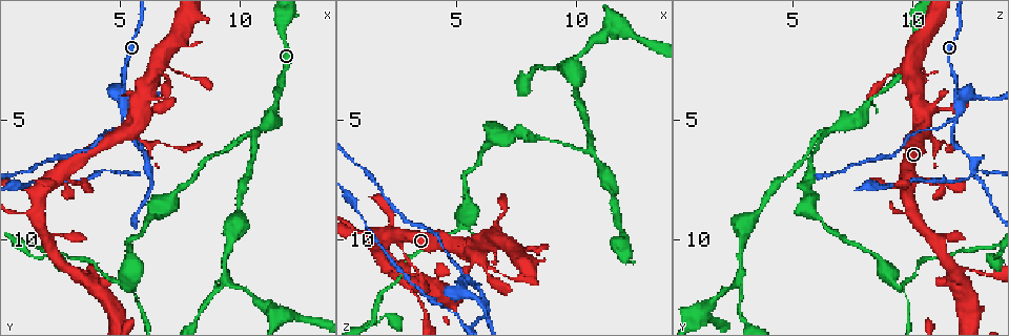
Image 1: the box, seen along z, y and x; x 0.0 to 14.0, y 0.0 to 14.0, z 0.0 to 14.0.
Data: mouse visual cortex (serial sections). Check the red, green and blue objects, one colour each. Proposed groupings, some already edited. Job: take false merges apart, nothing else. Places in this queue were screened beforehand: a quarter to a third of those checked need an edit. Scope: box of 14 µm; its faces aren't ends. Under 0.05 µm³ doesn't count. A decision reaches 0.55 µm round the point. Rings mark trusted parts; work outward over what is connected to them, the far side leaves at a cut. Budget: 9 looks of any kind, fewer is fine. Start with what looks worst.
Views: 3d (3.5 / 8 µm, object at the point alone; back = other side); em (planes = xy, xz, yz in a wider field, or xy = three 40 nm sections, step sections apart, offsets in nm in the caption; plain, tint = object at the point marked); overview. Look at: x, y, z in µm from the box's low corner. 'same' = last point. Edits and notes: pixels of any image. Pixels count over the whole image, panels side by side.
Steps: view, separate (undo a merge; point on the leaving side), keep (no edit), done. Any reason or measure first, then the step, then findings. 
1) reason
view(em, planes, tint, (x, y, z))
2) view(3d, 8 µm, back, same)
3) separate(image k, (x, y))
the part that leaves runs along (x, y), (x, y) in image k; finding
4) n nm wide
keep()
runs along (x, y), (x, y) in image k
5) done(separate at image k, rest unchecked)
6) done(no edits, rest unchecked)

sudden change in width
view(em, xy, step 2, tint, (5.1, 4.1, 11.9))

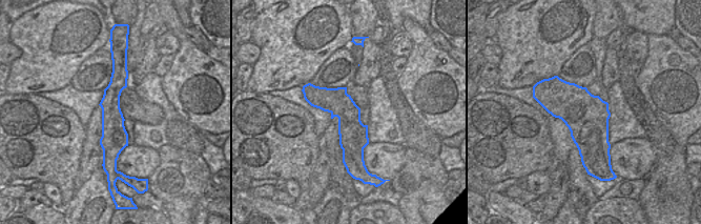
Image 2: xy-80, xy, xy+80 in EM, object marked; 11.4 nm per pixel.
view(3d, 3.5 µm, back, same)

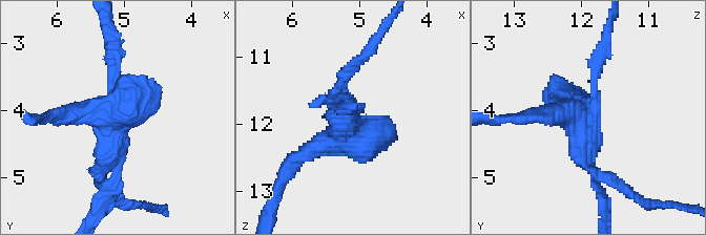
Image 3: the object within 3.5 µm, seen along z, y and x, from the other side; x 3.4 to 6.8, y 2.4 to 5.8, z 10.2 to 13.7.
separate(image 3, (555, 91))
two cells meet here

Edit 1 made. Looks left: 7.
arms part here
view(3d, 3.5 µm, (10.5, 5.6, 6.3))

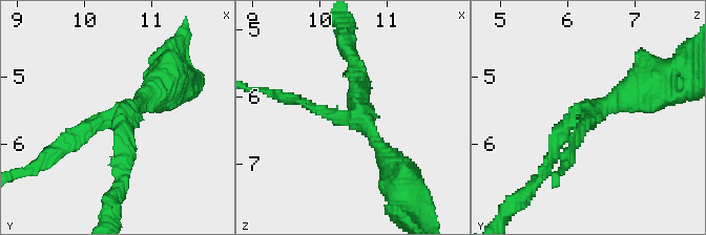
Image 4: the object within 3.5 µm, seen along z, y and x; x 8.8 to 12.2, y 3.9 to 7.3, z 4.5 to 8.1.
3 arms; arms of 150, 200, 350 nm
view(em, xy, step 1, tint, (10.60, 5.60, 6.30))

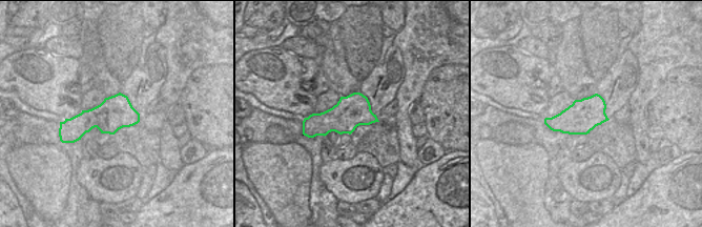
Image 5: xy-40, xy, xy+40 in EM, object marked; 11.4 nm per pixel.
keep()
runs along (637, 90), (569, 123), (547, 168) in image 4; all the same cell

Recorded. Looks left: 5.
thin neck
view(3d, 3.5 µm, (2.0, 7.6, 10.0))

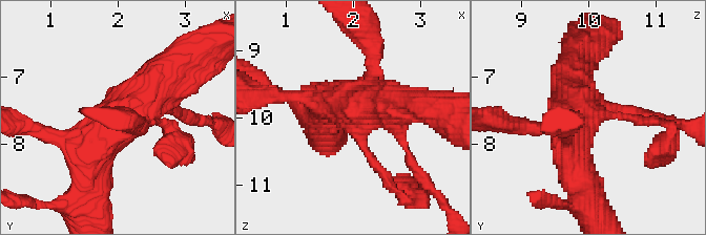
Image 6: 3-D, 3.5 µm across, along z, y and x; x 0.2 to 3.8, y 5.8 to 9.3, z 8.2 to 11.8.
need the tissue
view(em, xy, step 1, tint, (2.05, 7.55, 10.10))

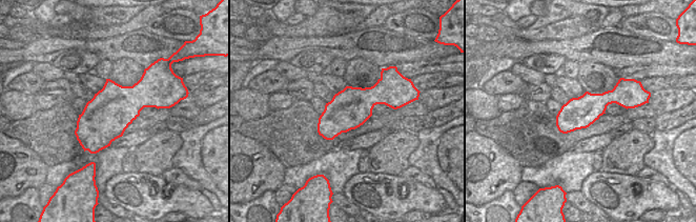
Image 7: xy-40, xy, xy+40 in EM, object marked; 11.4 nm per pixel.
460 nm wide
keep()
runs along (178, 63), (101, 136), (87, 175) in image 6; continuous, no second cell

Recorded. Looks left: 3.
sudden change in width
view(3d, 3.5 µm, (5.2, 11.8, 9.1))

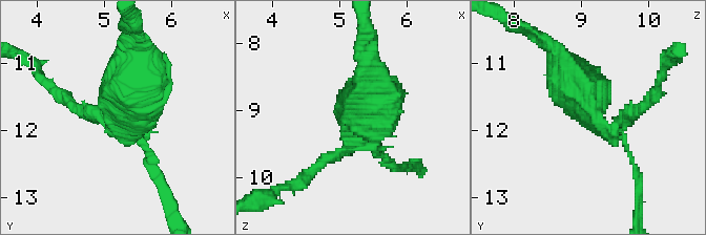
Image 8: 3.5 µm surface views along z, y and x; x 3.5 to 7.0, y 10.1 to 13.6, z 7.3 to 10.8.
need the tissue
view(em, planes, tint, (5.30, 11.75, 9.15))

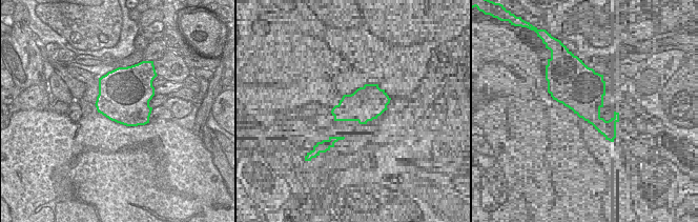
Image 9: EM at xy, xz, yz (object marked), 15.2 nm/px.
separate(image 8, (631, 107))
the part that leaves runs along (615, 126), (642, 109), (663, 70) in image 8; two cells meet here

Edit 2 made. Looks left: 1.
done(separate at image 3, separate at image 8, rest unchecked)

